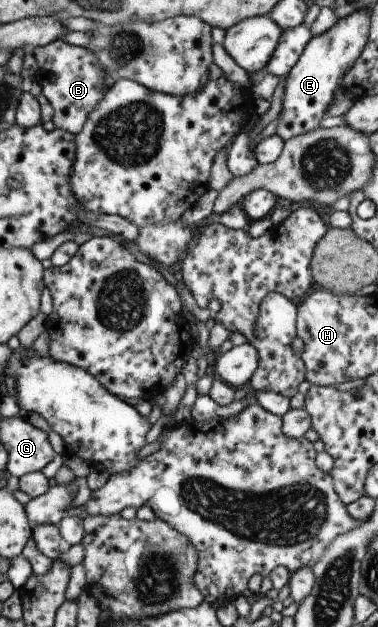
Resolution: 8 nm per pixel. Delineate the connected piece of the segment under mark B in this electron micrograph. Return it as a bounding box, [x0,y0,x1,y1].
[31,38,112,134]

